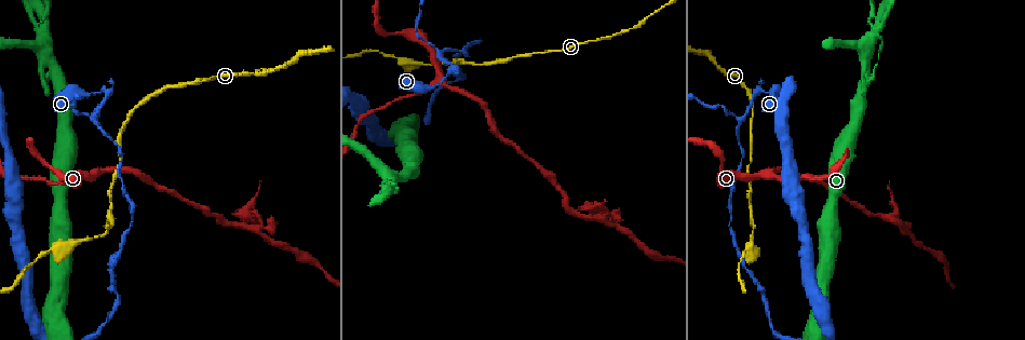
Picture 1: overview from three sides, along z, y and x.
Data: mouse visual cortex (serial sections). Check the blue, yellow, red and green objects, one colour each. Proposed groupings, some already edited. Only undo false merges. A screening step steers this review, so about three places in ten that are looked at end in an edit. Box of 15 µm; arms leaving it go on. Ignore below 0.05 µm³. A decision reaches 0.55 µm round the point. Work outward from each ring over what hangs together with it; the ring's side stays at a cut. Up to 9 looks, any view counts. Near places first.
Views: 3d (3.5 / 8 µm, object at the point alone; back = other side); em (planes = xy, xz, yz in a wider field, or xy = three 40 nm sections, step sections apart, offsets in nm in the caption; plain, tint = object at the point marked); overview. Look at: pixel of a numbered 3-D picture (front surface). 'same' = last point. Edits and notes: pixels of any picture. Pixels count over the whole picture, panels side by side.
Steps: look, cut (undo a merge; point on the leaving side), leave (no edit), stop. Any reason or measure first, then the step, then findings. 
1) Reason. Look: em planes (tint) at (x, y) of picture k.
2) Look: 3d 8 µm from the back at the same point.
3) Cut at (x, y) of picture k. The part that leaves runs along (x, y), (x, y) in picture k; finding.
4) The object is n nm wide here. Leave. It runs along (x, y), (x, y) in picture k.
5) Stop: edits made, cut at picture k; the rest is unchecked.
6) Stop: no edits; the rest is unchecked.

Arms part here. Look: 3d 3.5 µm at (769, 176) of picture 1.

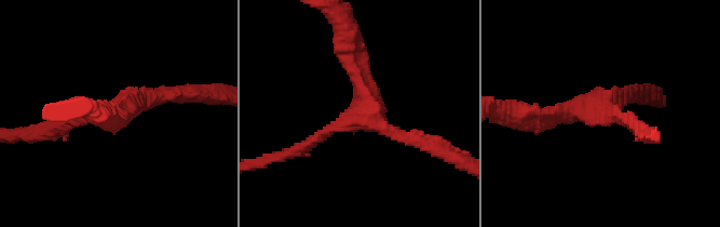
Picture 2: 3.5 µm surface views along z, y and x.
3 arms meet here; the arms are 150, 200, 250 nm wide; now the EM. Look: em xy step 1 (tint) at (363, 112) of picture 2.

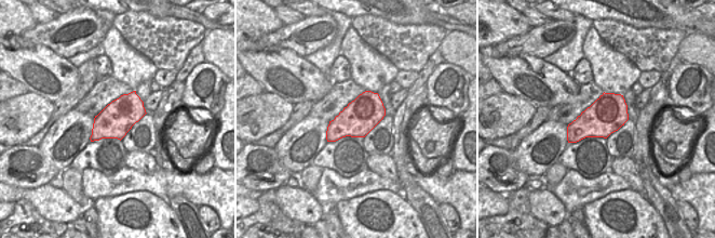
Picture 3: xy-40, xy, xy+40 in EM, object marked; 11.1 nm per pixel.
Look: em xy step 2 (tint) at the same point.

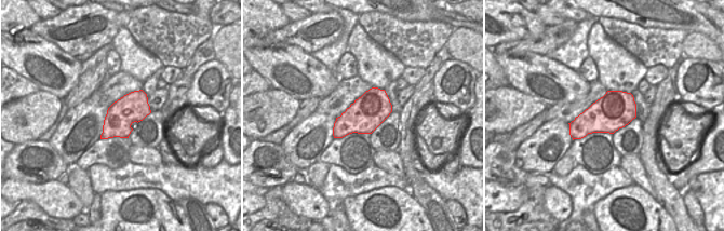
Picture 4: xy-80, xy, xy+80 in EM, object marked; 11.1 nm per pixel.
Leave. It runs along (350, 42), (363, 111), (423, 142) in picture 2; continuous, no second cell.

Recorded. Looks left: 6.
Calibre changes. Look: 3d 3.5 µm at (392, 56) of picture 1.

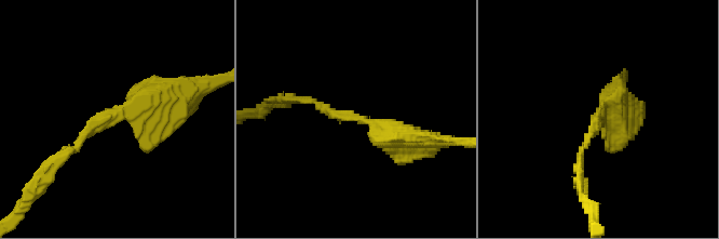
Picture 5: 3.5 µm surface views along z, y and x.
The arms are 100, 450 nm wide. Look: em xy step 1 (tint) at (596, 117) of picture 5.

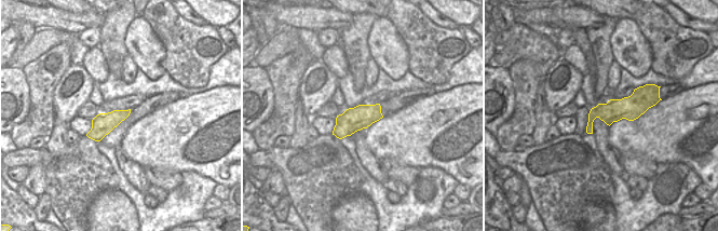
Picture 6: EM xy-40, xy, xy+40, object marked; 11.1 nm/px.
Leave. It runs along (174, 103), (105, 116), (58, 162) in picture 5; one cell here.

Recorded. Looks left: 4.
Three-way junction. Look: 3d 3.5 µm at (92, 119) of picture 1.

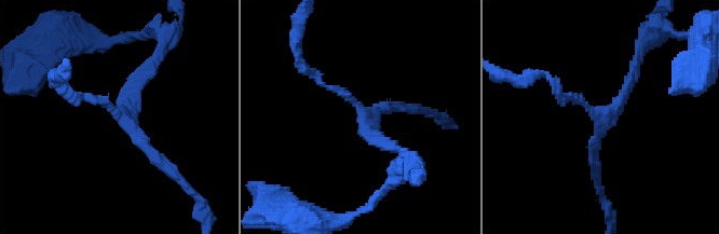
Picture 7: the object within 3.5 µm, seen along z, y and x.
Need the tissue. Look: em xy step 5 (tint) at (366, 124) of picture 7.

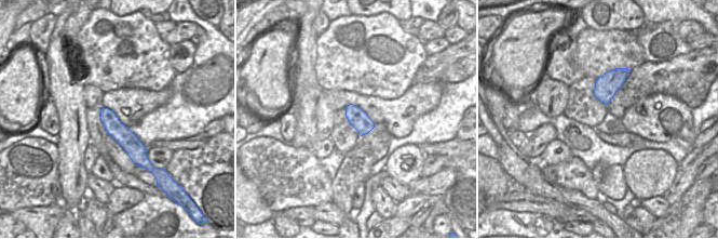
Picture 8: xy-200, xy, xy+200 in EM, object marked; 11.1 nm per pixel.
3 arms meet here; the arms are 150, 150, 200 nm wide. Leave. It runs along (104, 110), (111, 123), (141, 151) in picture 8; one cell here.

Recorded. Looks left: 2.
Stop: no edits; the rest is unchecked.

